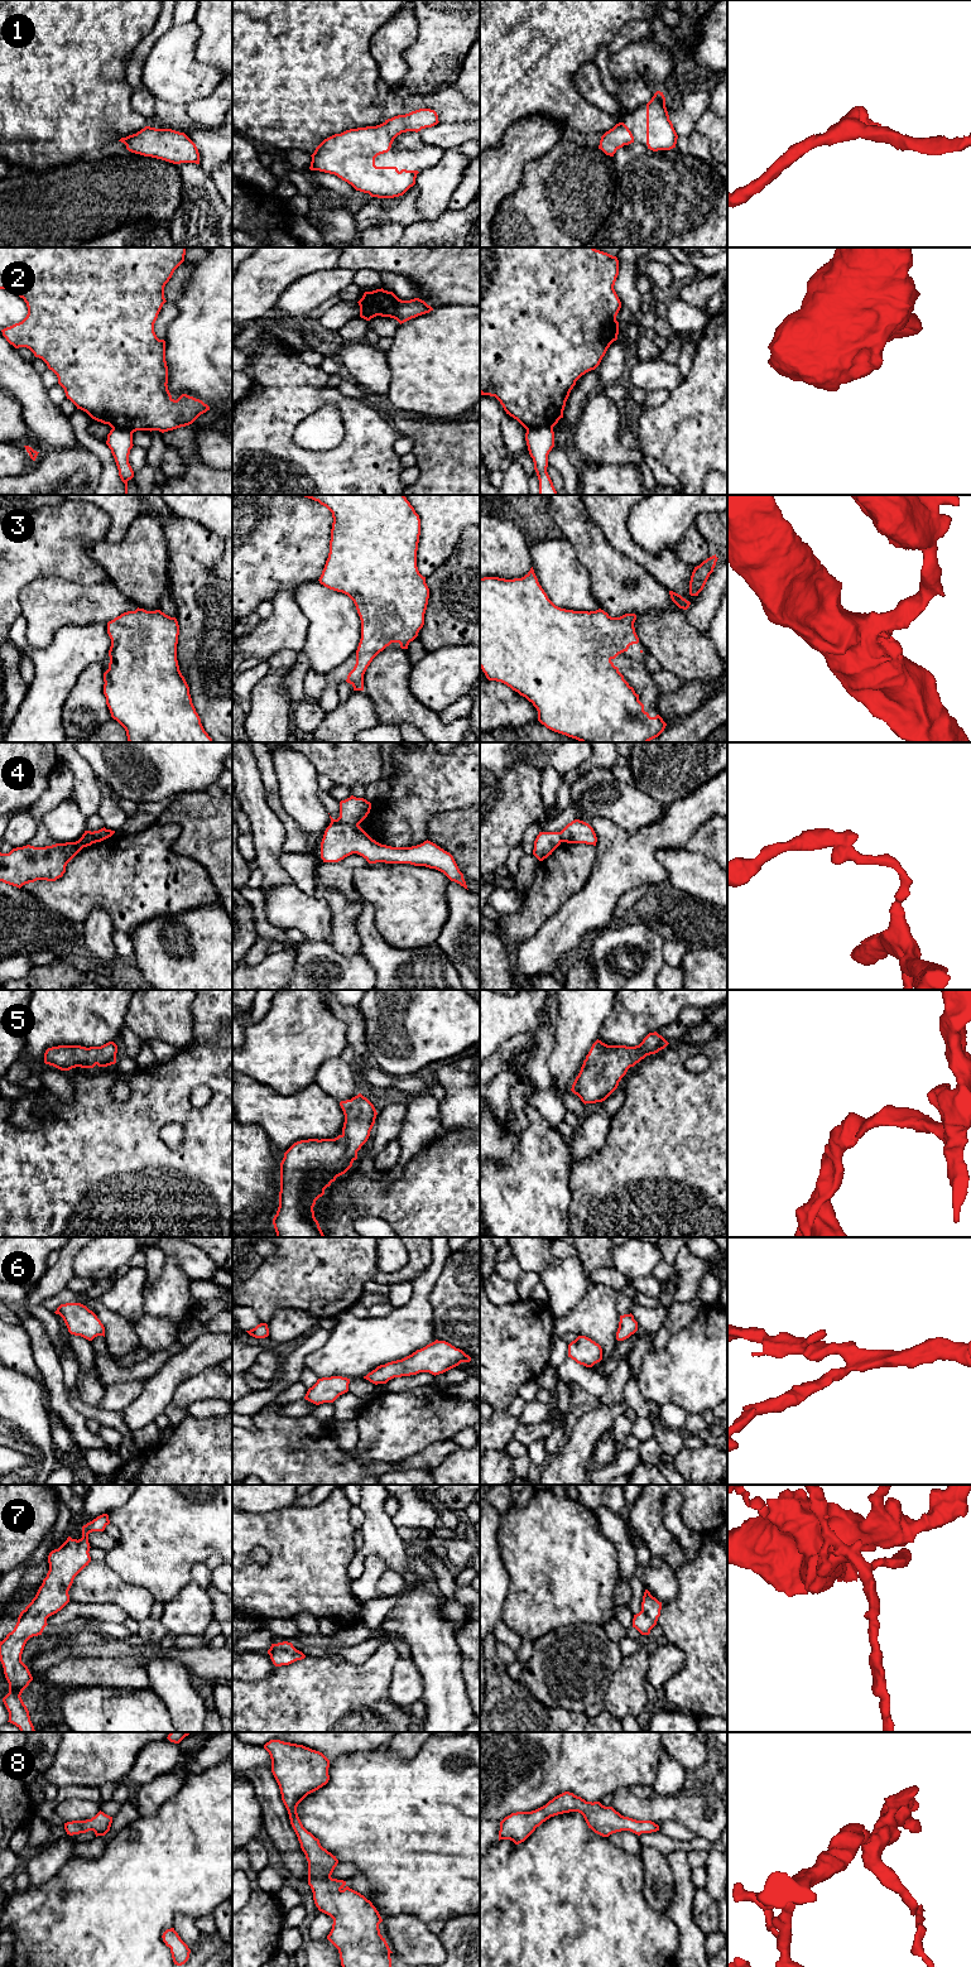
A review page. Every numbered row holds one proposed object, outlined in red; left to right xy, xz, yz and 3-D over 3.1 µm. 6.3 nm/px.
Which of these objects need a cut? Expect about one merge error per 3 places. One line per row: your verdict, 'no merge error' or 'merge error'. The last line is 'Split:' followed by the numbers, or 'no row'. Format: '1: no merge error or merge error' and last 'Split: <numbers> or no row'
1: no merge error
2: merge error
3: no merge error
4: merge error
5: no merge error
6: no merge error
7: no merge error
8: no merge error
Split: 2, 4

